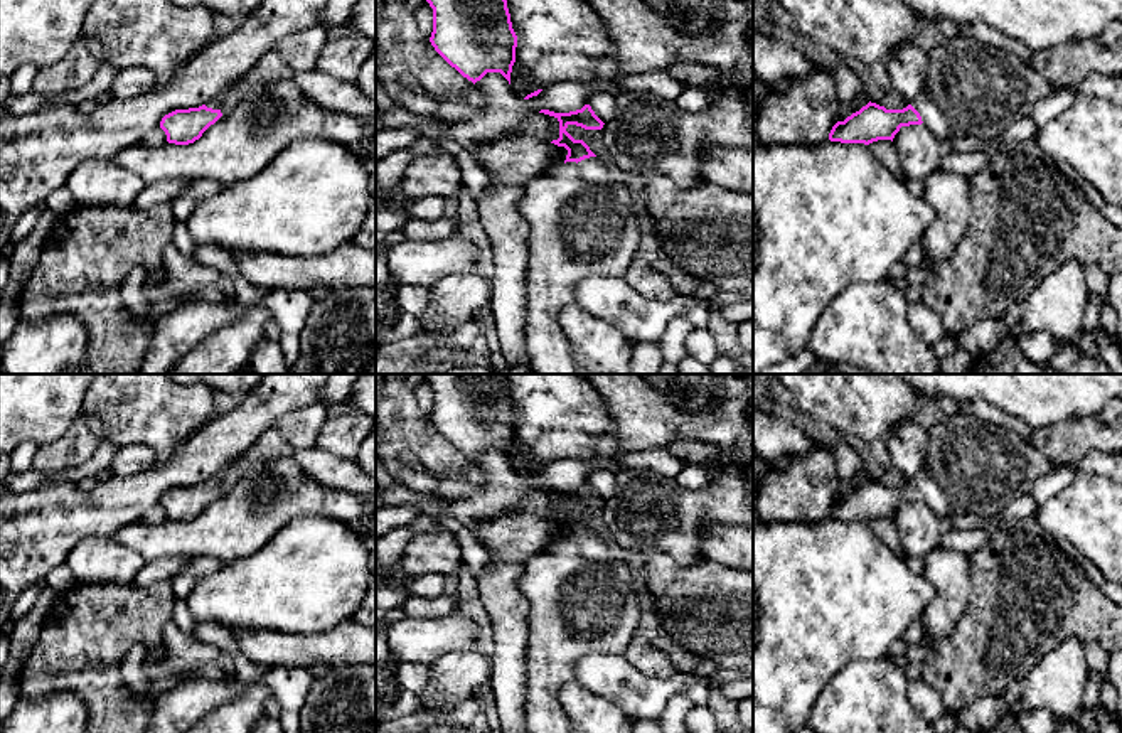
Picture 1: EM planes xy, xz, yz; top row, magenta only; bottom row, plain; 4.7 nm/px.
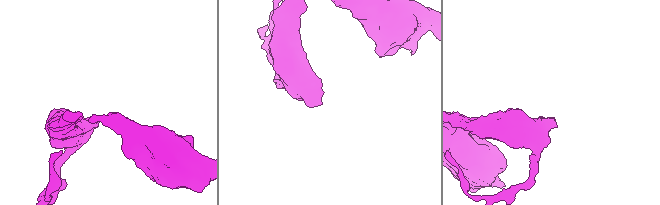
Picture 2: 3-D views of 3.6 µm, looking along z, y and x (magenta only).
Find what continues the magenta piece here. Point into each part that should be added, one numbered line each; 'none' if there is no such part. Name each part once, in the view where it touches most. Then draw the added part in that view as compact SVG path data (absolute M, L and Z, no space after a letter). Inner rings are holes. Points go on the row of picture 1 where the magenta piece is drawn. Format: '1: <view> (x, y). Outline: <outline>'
1: xz (583, 223). Outline: M590 157L542 170L526 184L516 209L531 227L526 276L526 340L531 367L536 374L578 374L559 313L576 302L576 286L583 280L625 276L642 239L633 195L612 179L601 158Z

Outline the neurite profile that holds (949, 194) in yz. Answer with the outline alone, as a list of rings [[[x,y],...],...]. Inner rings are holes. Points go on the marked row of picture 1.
[[[938,169],[923,180],[922,197],[935,211],[933,222],[922,238],[925,261],[947,259],[969,227],[969,179]]]

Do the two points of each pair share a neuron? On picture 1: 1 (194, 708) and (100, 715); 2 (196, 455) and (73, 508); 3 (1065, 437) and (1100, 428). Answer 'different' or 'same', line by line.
1: different
2: same
3: same

